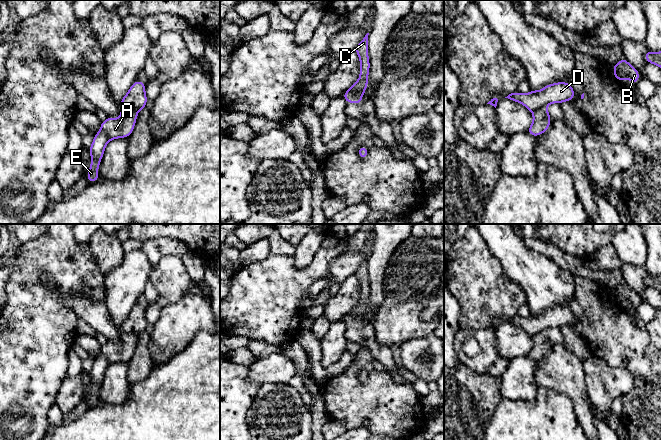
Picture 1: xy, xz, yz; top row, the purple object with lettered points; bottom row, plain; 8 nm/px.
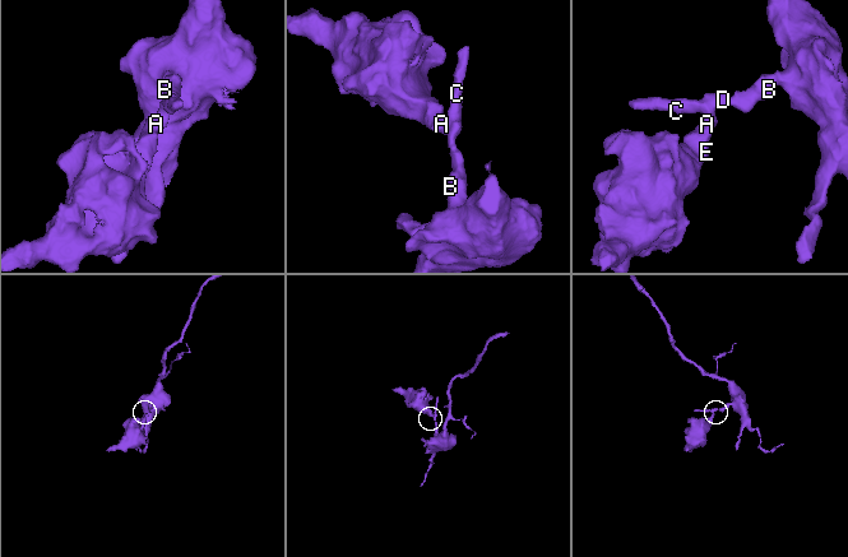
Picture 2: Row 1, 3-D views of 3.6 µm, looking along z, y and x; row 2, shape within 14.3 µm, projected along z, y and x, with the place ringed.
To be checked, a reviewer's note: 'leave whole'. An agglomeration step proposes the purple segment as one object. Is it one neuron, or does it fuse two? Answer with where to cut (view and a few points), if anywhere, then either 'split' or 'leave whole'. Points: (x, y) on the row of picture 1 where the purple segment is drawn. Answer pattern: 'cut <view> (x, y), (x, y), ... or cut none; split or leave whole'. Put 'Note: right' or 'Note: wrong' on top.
Note: wrong
cut xy (121, 106), (127, 109), (134, 109), (137, 112); split

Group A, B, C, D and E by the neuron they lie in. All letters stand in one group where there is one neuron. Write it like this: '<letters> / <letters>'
A E / B C D

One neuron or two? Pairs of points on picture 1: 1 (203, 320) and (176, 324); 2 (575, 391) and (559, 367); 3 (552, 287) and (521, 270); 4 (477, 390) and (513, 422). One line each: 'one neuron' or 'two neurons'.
1: one neuron
2: one neuron
3: one neuron
4: two neurons

